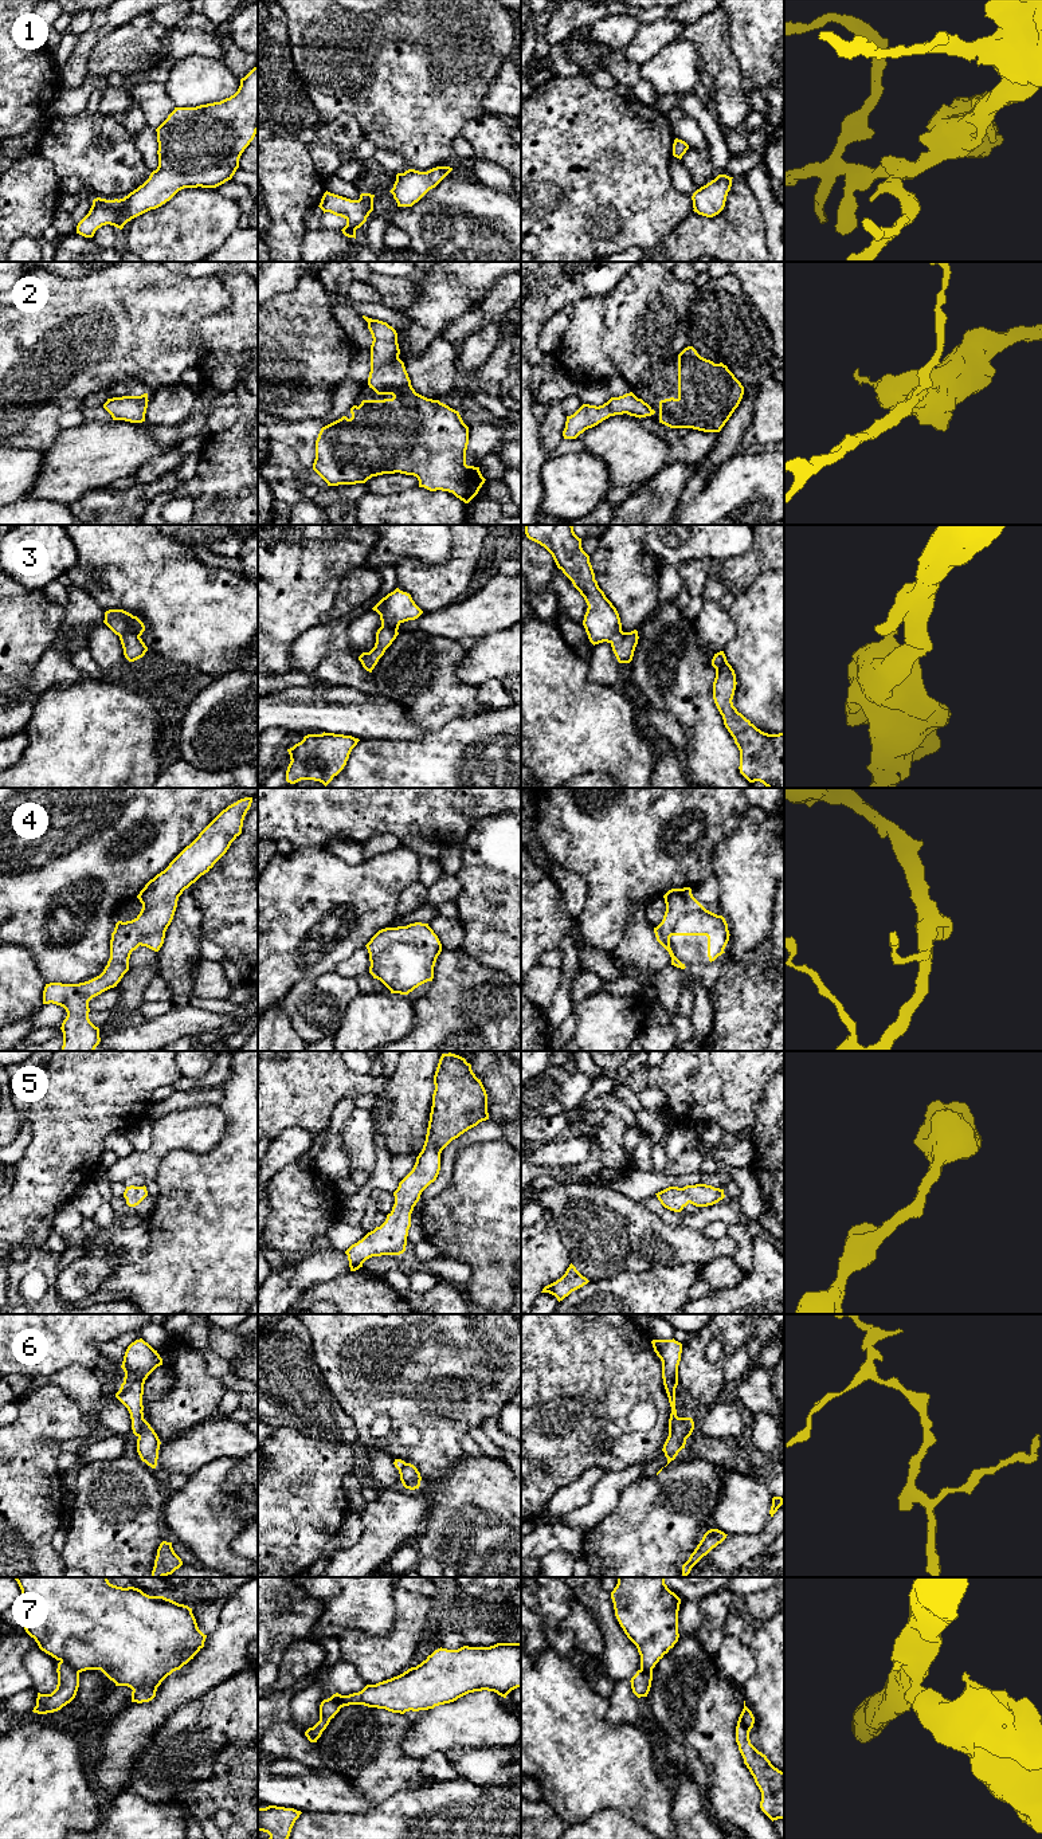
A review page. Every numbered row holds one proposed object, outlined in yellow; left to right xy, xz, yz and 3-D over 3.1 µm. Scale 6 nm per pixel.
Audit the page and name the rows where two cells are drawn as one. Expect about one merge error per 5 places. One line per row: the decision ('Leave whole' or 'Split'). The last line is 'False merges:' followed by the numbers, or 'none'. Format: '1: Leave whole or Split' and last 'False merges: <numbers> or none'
1: Leave whole
2: Leave whole
3: Leave whole
4: Leave whole
5: Leave whole
6: Split
7: Split
False merges: 6, 7

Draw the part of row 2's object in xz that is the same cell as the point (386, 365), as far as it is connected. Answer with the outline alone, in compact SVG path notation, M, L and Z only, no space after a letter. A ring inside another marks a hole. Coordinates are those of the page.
M365 315L363 318L373 338L368 385L377 395L393 397L363 400L359 407L350 408L350 419L342 416L322 427L316 440L313 470L328 486L365 483L383 474L414 475L419 487L448 491L469 503L486 481L479 467L466 464L469 427L458 411L415 392L404 362L399 358L396 330L387 322Z

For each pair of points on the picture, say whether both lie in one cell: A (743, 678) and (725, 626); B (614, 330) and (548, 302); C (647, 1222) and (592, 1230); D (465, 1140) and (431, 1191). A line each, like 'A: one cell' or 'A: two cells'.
A: two cells
B: two cells
C: one cell
D: one cell

